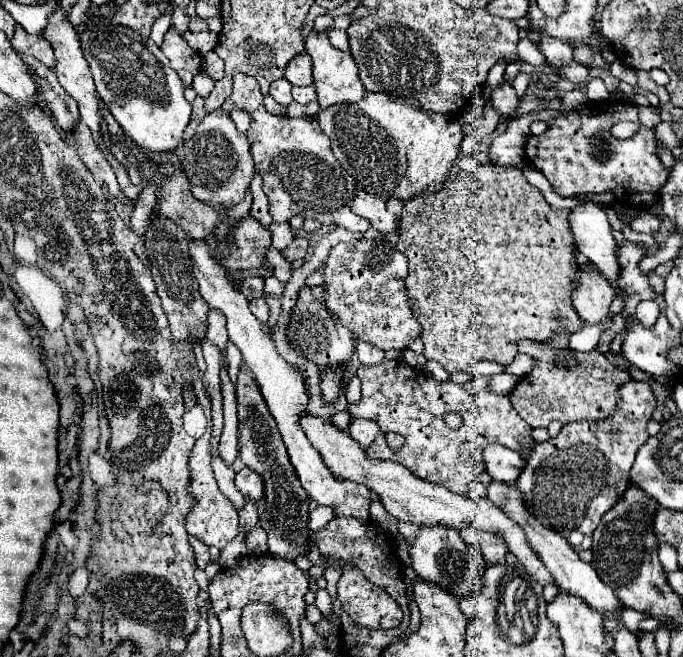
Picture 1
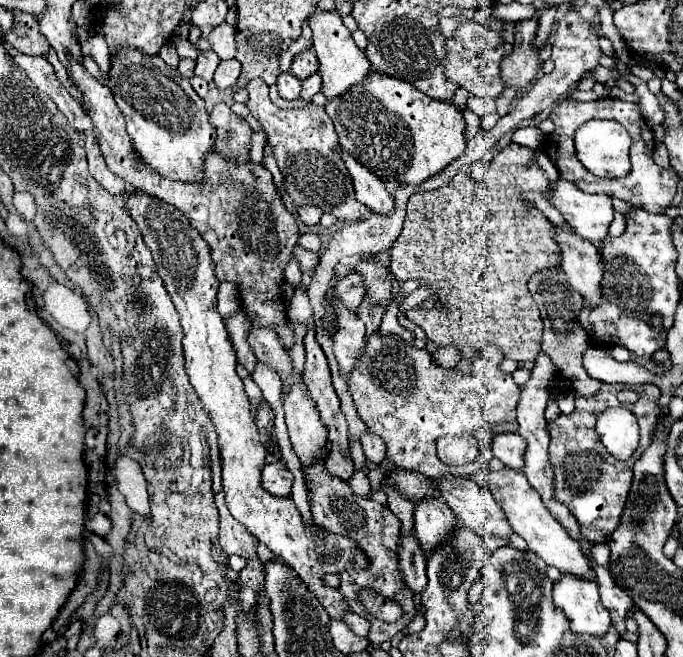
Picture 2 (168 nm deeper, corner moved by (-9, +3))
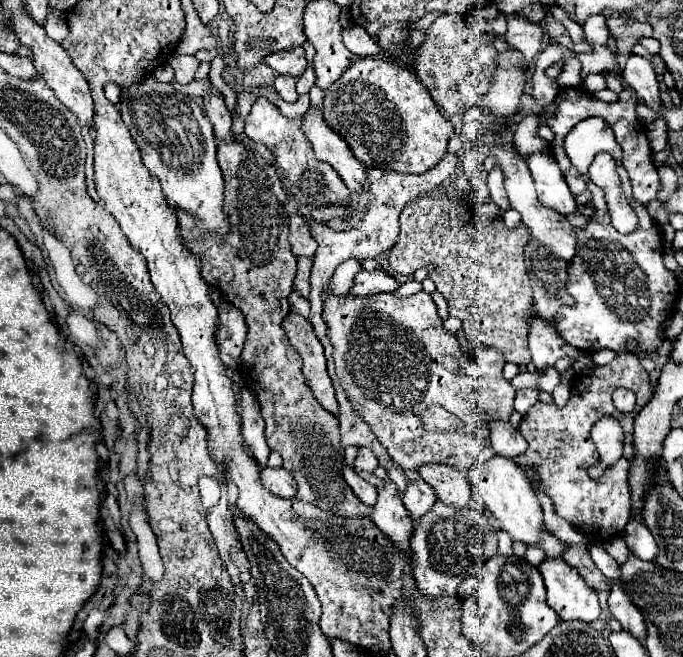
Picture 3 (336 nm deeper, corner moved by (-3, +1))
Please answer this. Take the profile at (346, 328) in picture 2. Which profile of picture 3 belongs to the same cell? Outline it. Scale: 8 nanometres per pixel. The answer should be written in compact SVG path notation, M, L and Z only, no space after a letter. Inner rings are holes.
M356 258L344 260L334 276L330 278L330 290L328 292L340 292L340 294L348 294L348 290L354 286L354 276L362 270L362 262Z

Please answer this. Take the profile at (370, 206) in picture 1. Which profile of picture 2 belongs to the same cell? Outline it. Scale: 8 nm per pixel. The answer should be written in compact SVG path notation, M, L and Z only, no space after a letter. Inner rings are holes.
M342 150L342 158L346 162L346 168L354 182L356 200L360 200L364 206L368 206L376 214L392 214L394 212L394 200L386 190L386 184L376 178L370 170L360 166L348 152Z

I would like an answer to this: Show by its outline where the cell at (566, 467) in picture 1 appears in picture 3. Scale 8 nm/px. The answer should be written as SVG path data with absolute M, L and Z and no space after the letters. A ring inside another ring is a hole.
M624 352L618 354L610 364L596 366L592 374L580 374L572 380L570 400L564 408L558 408L554 402L544 404L536 402L534 408L530 408L522 422L520 432L528 440L528 450L516 458L516 464L520 468L534 468L534 478L538 482L538 488L546 492L554 504L554 512L574 524L582 534L592 536L592 542L602 544L612 536L620 536L628 520L632 518L632 500L630 500L630 486L628 486L628 470L634 462L634 444L632 444L632 432L634 432L634 418L638 412L650 402L652 388L650 388L650 376L640 366L638 356ZM620 386L630 388L636 394L636 408L632 414L622 416L614 404L612 404L612 392ZM604 416L614 418L626 418L626 434L624 434L624 454L622 458L606 468L602 480L590 480L586 468L590 464L600 462L596 446L590 442L590 428Z

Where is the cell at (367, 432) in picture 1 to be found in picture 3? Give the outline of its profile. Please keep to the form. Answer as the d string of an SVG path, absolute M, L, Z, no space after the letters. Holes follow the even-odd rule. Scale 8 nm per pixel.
M360 448L360 452L358 452L352 468L354 470L364 470L364 472L374 472L376 466L378 466L378 460L372 454L372 450L370 448Z

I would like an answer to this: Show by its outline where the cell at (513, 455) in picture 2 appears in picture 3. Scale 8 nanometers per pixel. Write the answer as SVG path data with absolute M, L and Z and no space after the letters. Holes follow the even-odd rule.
M496 420L496 422L490 422L488 426L490 426L490 442L492 442L492 448L498 456L516 458L528 448L526 438L510 422Z

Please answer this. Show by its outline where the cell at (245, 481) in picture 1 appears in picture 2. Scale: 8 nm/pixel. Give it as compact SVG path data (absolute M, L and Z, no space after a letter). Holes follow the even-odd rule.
M282 460L268 462L262 470L262 488L274 496L290 496L292 474Z

